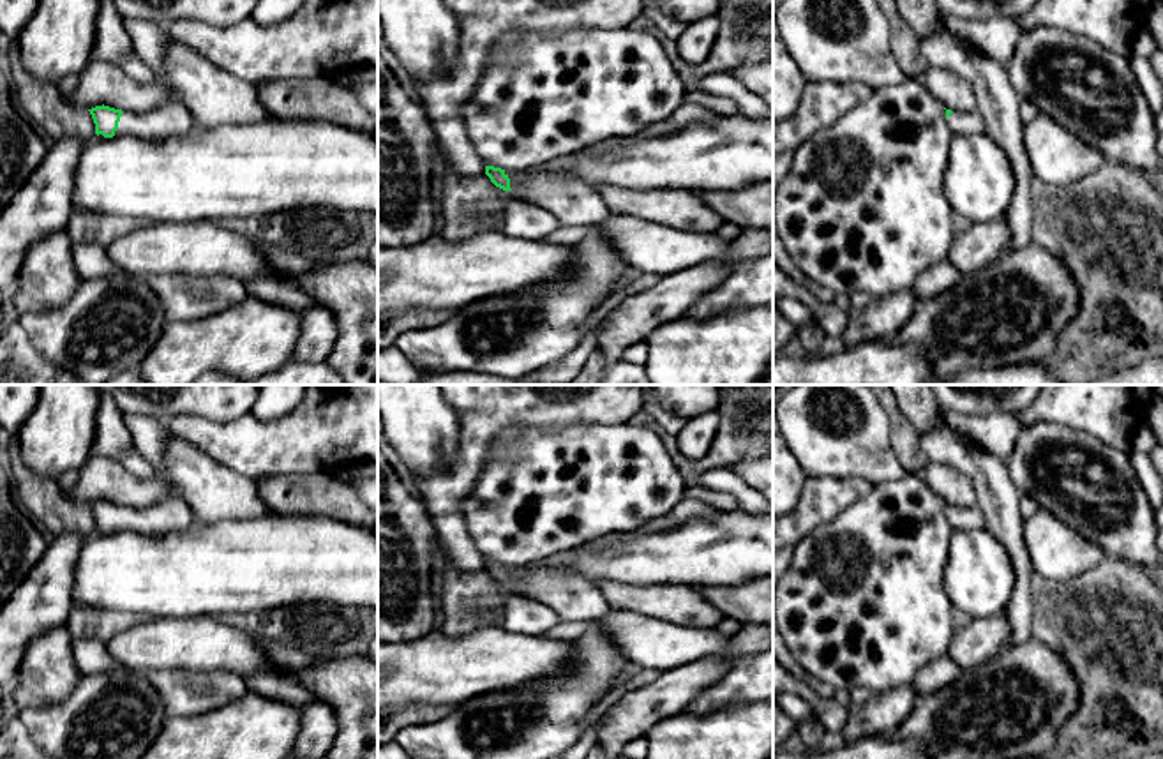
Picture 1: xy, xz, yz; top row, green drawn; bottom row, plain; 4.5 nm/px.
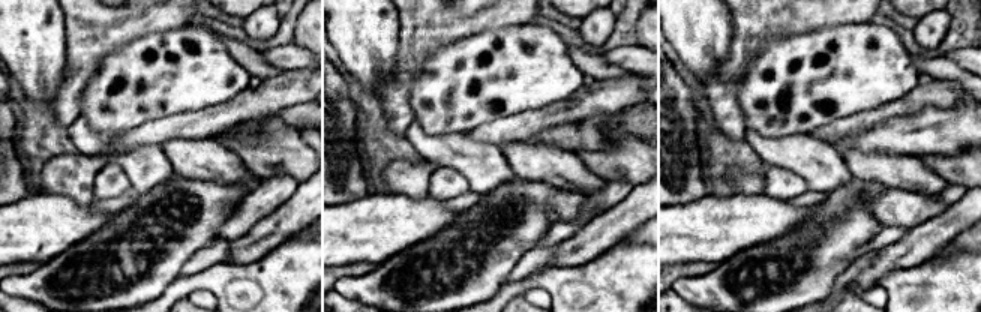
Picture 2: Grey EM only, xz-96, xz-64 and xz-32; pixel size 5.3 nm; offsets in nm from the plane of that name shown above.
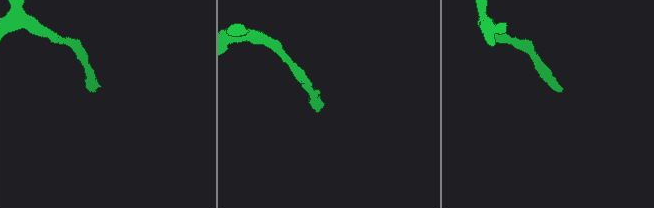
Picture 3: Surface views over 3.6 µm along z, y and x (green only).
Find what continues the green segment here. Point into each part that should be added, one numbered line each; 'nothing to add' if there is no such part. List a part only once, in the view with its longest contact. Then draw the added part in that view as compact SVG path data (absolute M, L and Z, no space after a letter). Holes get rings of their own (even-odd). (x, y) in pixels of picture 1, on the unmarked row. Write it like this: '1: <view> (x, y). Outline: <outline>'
1: xy (172, 514). Outline: M171 485L169 496L154 507L124 507L115 531L168 533L185 530L194 521L191 507L178 487Z

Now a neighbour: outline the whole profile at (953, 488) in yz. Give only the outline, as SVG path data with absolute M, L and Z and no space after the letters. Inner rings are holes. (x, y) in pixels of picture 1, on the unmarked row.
M927 462L923 478L946 505L976 507L978 498L967 475L948 464Z

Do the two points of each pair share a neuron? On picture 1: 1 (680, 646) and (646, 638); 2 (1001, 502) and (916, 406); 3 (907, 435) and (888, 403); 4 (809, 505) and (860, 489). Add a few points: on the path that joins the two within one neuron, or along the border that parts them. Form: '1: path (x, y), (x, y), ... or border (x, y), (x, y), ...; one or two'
1: path (671, 645), (655, 645); one
2: border (941, 410), (936, 424), (920, 435); two
3: path (900, 428), (892, 410); one
4: path (821, 500), (847, 491); one

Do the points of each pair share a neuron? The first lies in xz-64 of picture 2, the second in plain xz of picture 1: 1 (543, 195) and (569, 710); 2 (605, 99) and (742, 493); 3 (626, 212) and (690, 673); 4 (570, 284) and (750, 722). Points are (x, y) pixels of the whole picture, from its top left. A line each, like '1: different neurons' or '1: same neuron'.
1: same neuron
2: different neurons
3: same neuron
4: same neuron

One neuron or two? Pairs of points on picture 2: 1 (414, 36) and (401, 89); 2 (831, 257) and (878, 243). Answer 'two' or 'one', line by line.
1: one
2: two

